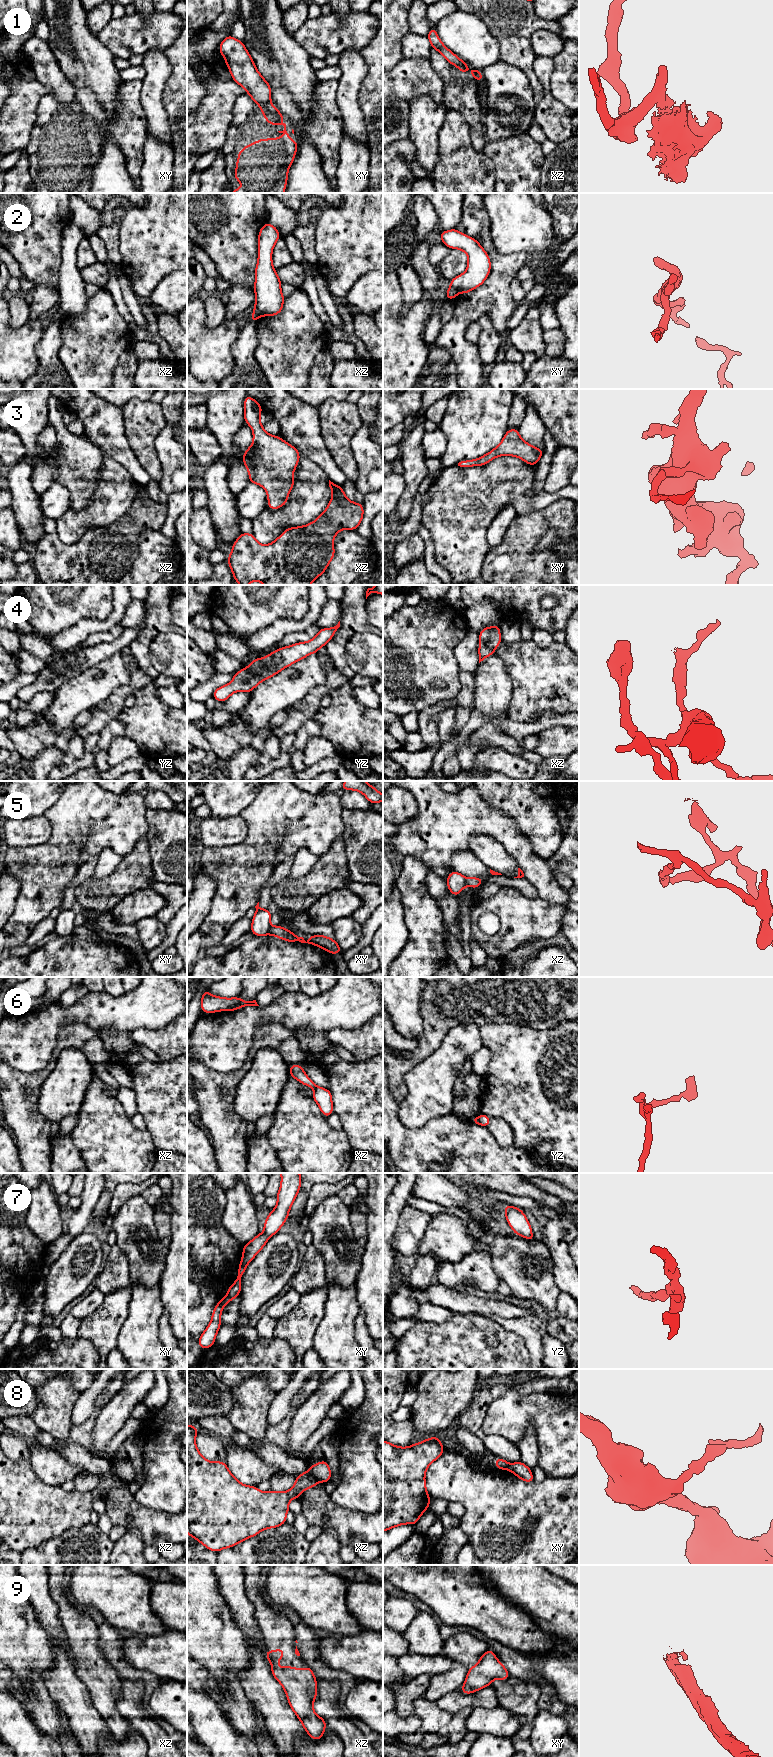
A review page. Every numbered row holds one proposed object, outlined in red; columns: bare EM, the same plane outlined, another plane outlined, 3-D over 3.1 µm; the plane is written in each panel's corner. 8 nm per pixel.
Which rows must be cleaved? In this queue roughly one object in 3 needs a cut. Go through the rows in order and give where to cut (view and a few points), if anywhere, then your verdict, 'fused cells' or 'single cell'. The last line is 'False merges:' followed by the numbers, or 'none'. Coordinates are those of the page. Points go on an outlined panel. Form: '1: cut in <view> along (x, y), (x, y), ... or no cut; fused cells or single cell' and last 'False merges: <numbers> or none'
1: cut in xy along (270, 100), (259, 105); fused cells
2: cut in xy along (450, 285), (457, 293); fused cells
3: no cut; single cell
4: no cut; single cell
5: cut in xy along (271, 927), (268, 933); fused cells
6: no cut; single cell
7: no cut; single cell
8: cut in xz along (308, 1471), (318, 1480); fused cells
9: no cut; single cell
False merges: 1, 2, 5, 8

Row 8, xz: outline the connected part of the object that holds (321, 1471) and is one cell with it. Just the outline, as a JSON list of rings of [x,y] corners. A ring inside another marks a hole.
[[[323,1459],[320,1463],[309,1466],[309,1472],[318,1480],[327,1483],[331,1478],[331,1469]]]

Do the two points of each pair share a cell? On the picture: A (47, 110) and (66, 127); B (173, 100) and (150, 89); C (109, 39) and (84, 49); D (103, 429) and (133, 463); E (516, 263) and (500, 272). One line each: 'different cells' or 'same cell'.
A: same cell
B: different cells
C: different cells
D: same cell
E: same cell

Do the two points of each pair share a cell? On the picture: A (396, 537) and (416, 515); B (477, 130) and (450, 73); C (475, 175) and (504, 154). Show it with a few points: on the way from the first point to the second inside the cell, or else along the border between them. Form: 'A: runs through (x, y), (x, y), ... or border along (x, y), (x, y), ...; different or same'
A: runs through (402, 532), (413, 521); same
B: runs through (474, 116), (472, 109), (461, 94), (460, 87); same
C: border along (481, 151), (492, 162), (495, 182); different

